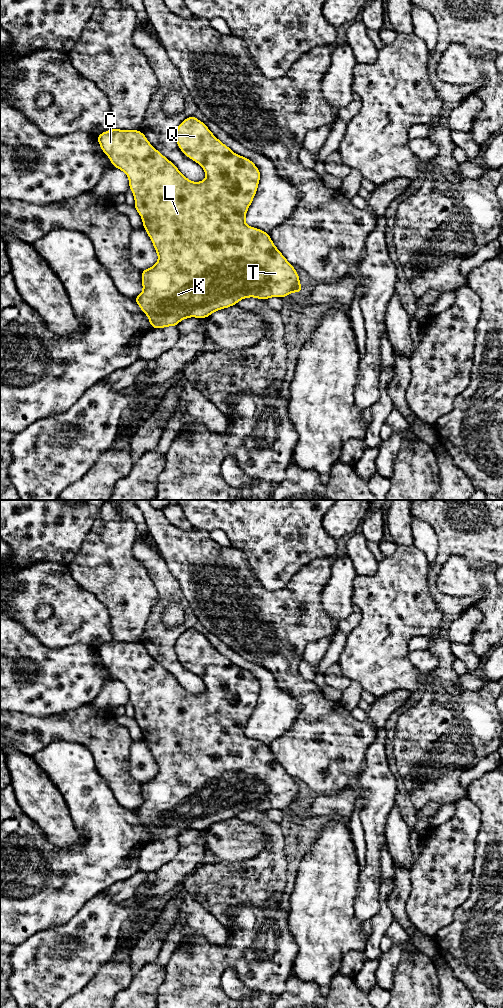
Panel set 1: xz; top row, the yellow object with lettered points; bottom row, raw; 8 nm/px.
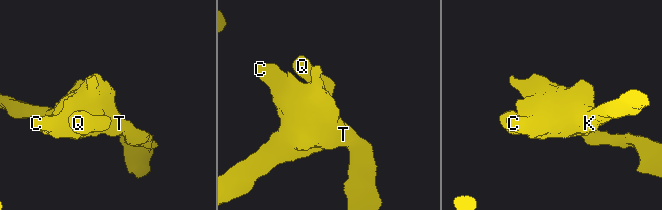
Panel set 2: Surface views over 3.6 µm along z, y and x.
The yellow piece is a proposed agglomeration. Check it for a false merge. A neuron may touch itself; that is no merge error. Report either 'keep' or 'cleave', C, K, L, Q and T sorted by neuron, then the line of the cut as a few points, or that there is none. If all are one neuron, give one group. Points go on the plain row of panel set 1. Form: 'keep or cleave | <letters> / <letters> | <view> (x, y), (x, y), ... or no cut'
keep | C K L Q T | no cut

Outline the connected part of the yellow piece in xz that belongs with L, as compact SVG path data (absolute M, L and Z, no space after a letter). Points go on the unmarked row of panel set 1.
M190 628L177 639L175 644L175 652L180 662L187 669L199 675L205 682L206 690L202 694L192 694L188 692L172 674L170 674L149 655L141 643L119 642L113 640L98 647L97 652L102 663L109 669L112 677L124 683L128 688L130 702L134 706L135 710L134 719L140 726L143 732L143 739L149 747L158 766L158 774L150 781L141 783L143 804L134 810L135 814L140 818L140 821L147 827L153 841L177 838L181 832L189 829L207 830L215 823L236 817L241 811L248 809L266 812L271 809L283 810L294 804L303 804L303 800L299 793L299 787L295 783L294 778L290 776L276 760L269 748L269 745L263 744L258 740L250 739L245 735L247 722L253 713L259 696L261 687L259 681L249 671L233 665L229 659L224 657L212 646L203 634L198 632L196 629Z

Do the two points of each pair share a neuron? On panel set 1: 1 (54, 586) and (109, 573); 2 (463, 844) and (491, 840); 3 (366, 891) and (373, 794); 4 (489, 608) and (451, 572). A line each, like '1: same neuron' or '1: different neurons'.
1: different neurons
2: different neurons
3: same neuron
4: same neuron

